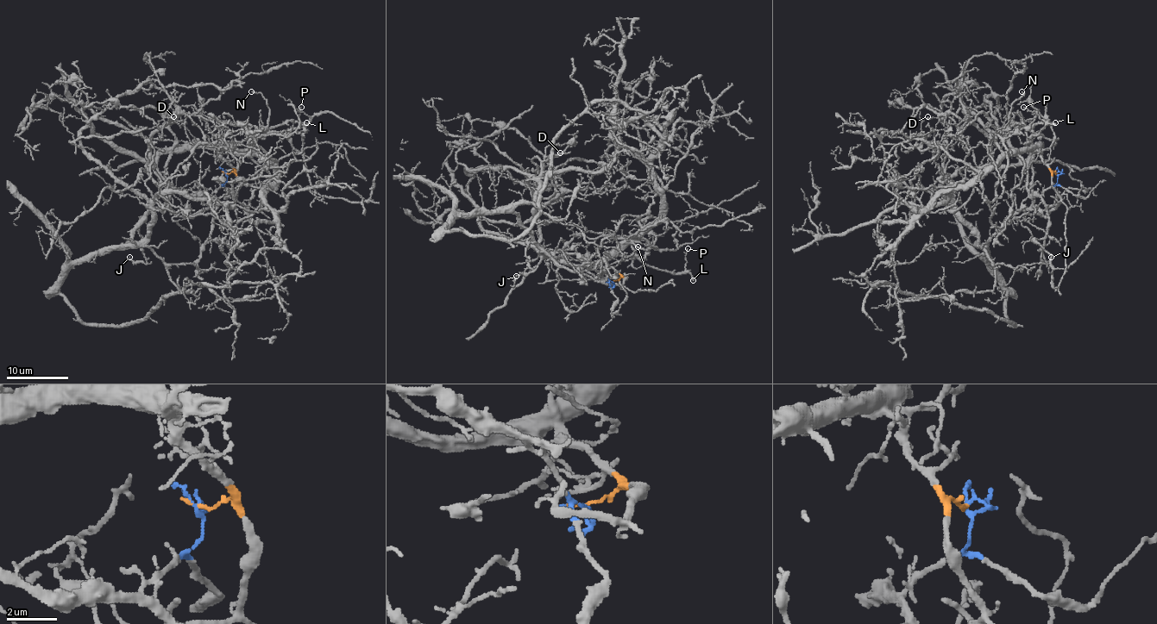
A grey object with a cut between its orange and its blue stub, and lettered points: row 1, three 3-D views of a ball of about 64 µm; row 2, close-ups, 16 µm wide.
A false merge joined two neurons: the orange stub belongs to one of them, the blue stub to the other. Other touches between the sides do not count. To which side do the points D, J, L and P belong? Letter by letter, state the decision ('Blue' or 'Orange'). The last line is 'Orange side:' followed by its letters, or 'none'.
D: Blue
J: Orange
L: Orange
P: Orange
Orange side: J, L, P

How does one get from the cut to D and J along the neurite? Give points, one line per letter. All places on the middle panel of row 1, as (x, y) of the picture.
D: (612, 282), (596, 265), (565, 252), (543, 252), (537, 246), (537, 212), (555, 194), (551, 160), (561, 152)
J: (612, 282), (625, 278), (619, 283), (604, 283), (571, 272), (530, 239), (525, 255), (533, 271), (516, 276)

